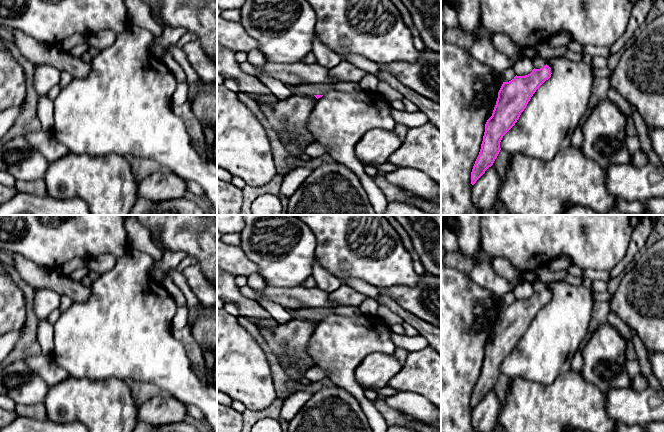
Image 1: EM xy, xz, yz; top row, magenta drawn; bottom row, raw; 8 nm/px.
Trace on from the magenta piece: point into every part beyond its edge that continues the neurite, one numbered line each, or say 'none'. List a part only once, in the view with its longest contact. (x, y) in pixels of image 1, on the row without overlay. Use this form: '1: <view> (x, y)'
1: xz (290, 340)

